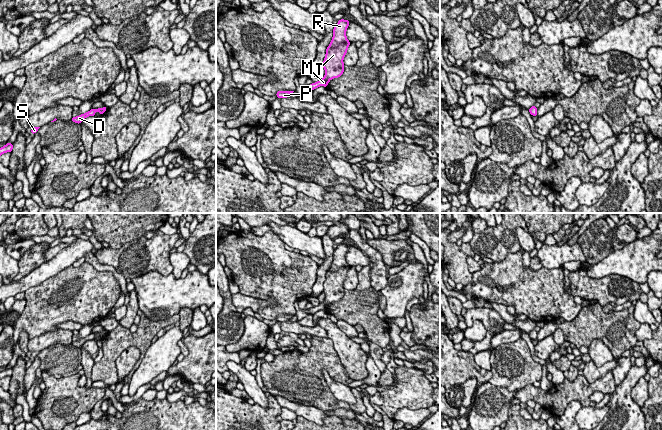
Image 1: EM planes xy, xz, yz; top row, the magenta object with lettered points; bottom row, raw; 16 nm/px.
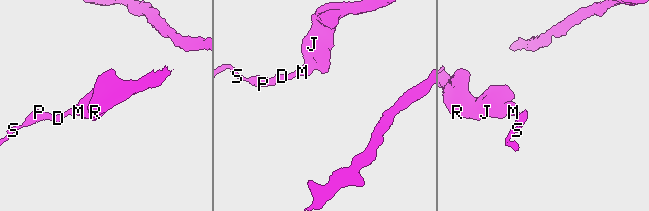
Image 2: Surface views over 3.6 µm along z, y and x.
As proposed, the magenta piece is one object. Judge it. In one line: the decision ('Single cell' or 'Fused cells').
Single cell

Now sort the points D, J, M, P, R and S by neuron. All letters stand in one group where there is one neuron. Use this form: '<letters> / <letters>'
D J M P R S

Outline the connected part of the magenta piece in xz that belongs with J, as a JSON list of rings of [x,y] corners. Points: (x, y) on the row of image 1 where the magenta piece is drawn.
[[[341,19],[333,29],[333,38],[326,49],[326,55],[323,61],[325,76],[316,83],[309,85],[309,89],[313,91],[319,86],[327,87],[329,81],[333,78],[340,77],[344,72],[343,59],[347,53],[347,49],[351,42],[346,37],[346,30],[350,21]]]

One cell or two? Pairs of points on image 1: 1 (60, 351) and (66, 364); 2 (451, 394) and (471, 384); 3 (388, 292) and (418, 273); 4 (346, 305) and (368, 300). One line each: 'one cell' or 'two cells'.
1: one cell
2: one cell
3: one cell
4: one cell

